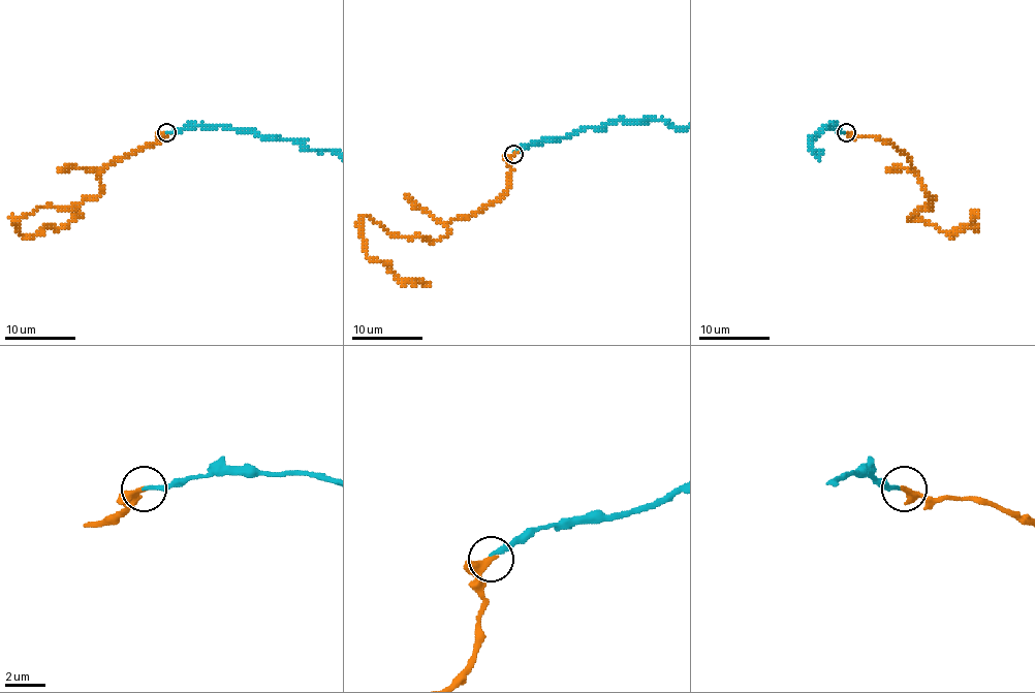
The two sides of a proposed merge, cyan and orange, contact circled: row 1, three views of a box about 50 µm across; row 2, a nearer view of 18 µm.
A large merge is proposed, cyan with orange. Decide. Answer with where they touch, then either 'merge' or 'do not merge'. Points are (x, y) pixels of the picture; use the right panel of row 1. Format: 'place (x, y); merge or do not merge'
place (846, 132); merge

